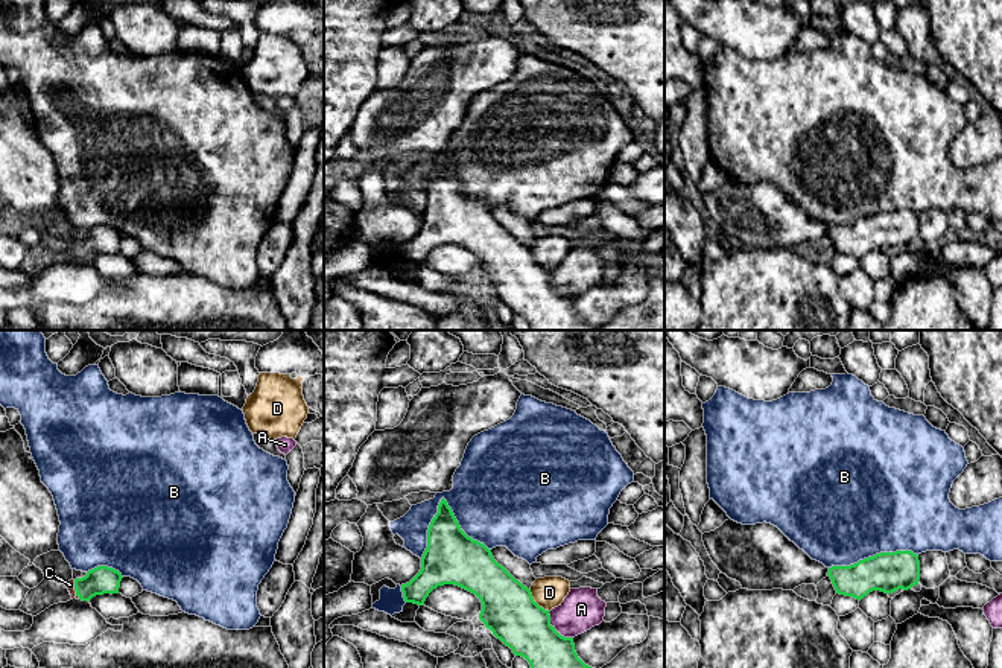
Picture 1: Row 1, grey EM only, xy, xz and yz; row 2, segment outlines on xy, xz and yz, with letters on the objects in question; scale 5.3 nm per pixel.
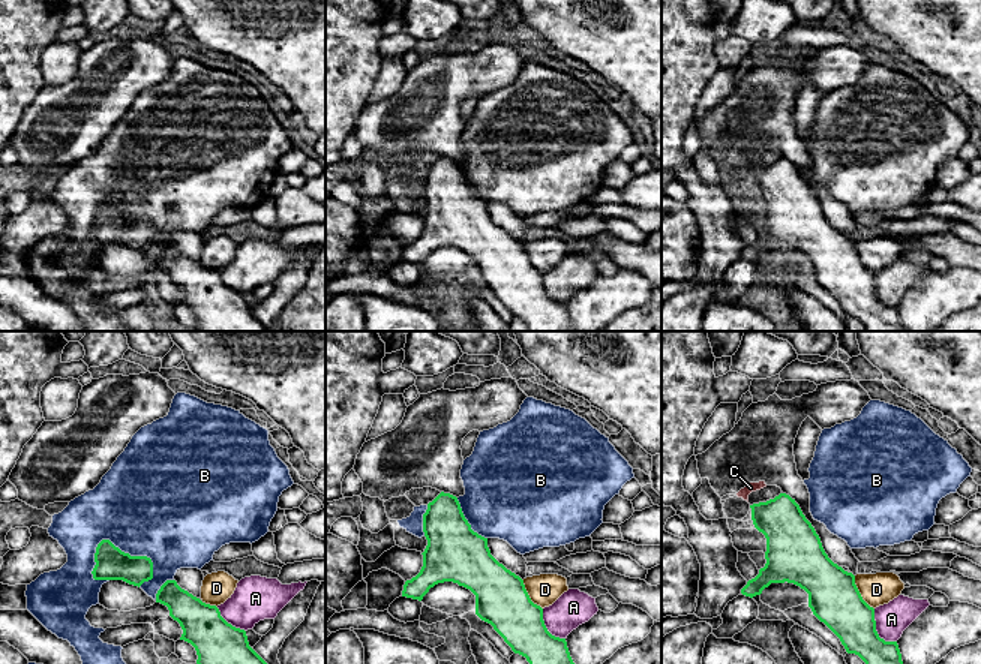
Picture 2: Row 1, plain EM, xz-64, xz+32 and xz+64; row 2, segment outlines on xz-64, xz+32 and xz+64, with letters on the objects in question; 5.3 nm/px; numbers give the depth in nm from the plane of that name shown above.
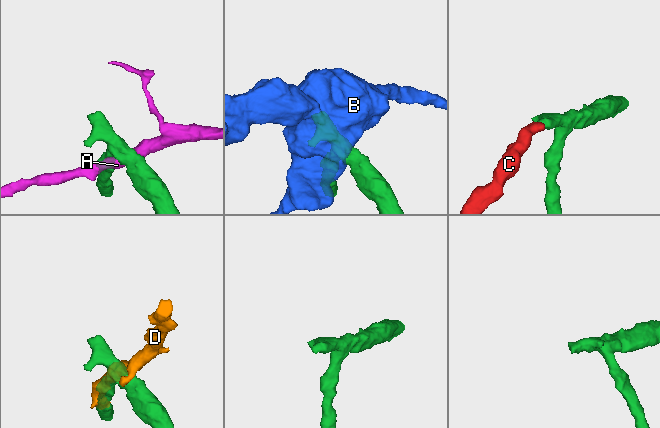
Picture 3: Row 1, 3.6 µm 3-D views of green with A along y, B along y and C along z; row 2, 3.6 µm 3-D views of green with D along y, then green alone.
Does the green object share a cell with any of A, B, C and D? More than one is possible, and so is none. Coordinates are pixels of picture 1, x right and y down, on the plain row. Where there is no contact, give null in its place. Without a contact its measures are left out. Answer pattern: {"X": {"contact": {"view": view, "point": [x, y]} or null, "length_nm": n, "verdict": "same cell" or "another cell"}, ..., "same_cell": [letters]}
{"A": {"contact": {"view": "xz", "point": [554, 288]}, "length_nm": 190, "verdict": "another cell"}, "B": {"contact": {"view": "xz", "point": [459, 186]}, "length_nm": 380, "verdict": "another cell"}, "C": {"contact": {"view": "xy", "point": [75, 248]}, "length_nm": 110, "verdict": "same cell"}, "D": {"contact": {"view": "xz", "point": [535, 262]}, "length_nm": 160, "verdict": "another cell"}, "same_cell": ["C"]}

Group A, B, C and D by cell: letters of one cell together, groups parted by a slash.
A / B / C / D

